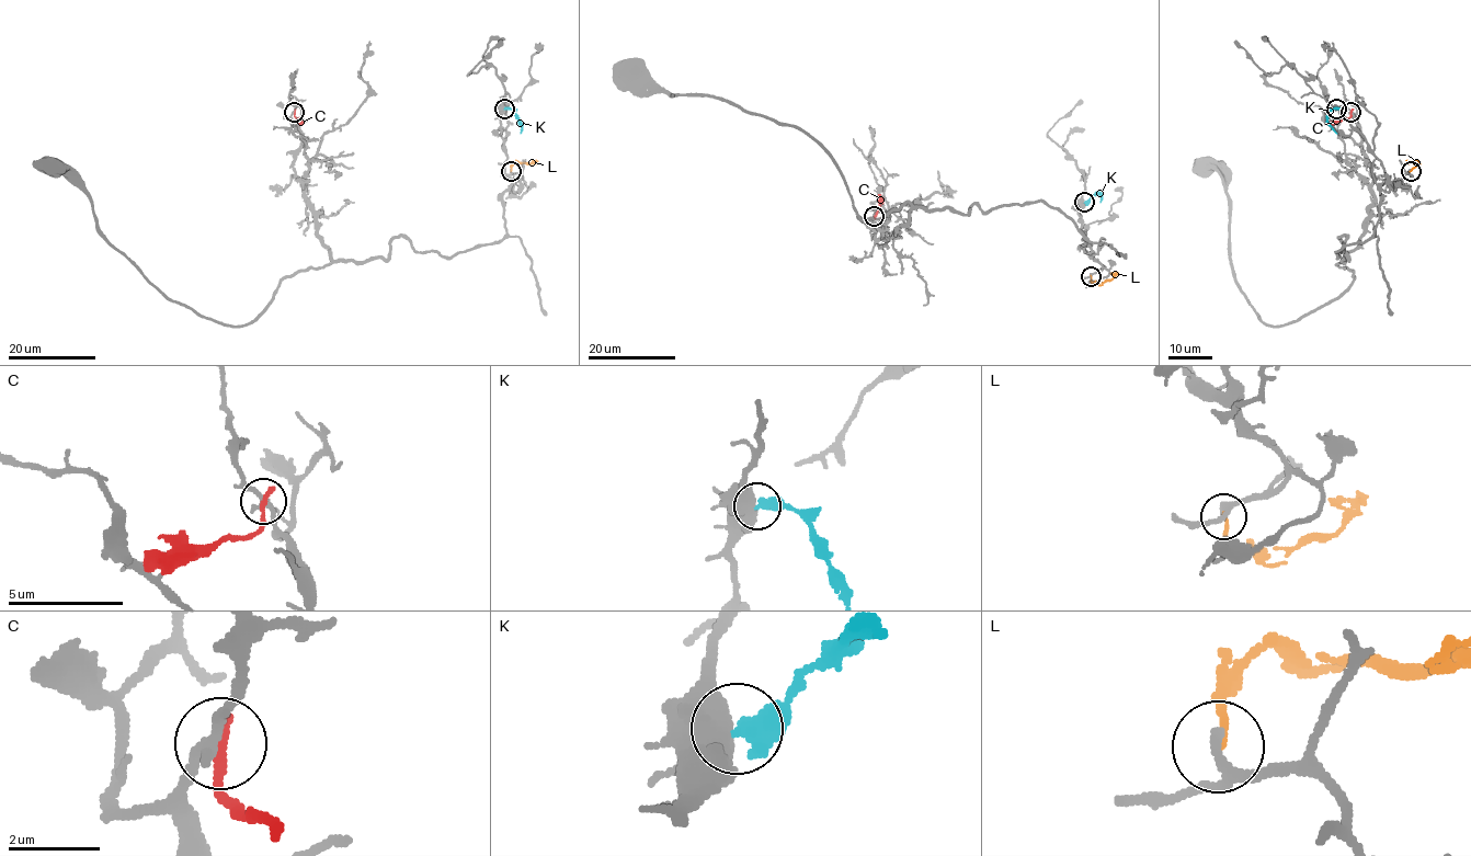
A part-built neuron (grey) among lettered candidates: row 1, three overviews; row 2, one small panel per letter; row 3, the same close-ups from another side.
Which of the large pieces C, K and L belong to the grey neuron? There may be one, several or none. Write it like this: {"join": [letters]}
{"join": []}

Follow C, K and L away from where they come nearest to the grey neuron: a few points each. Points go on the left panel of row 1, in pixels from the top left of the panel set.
C: (294, 112), (299, 125)
K: (504, 109), (514, 113), (520, 134)
L: (510, 171), (515, 161), (536, 161)

